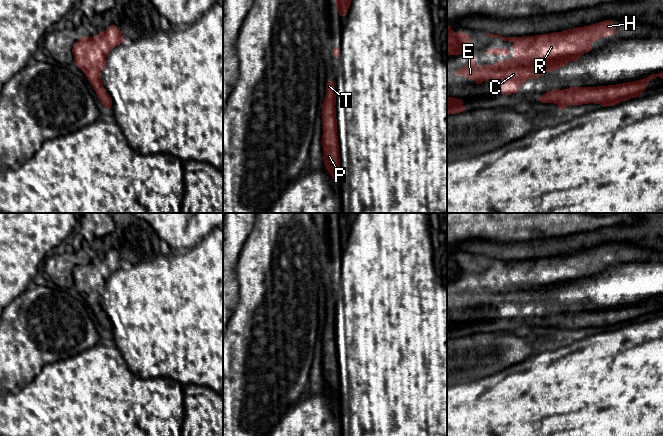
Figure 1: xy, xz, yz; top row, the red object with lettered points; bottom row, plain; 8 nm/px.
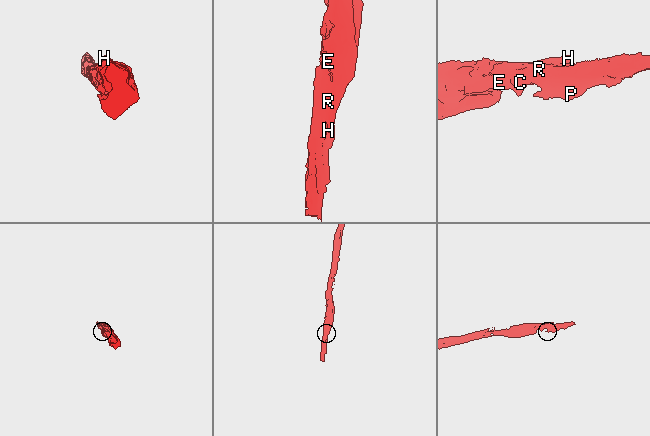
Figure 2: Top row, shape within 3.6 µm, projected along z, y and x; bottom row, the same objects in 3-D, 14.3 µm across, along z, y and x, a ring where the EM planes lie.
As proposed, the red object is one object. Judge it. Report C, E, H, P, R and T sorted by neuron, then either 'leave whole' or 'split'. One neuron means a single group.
C E H P R T | leave whole

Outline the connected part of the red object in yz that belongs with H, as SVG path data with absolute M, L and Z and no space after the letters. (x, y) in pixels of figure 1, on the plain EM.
M612 244L535 260L503 261L485 257L492 262L513 266L514 281L484 291L477 289L476 280L472 279L471 285L456 294L455 299L464 299L476 308L489 305L503 319L511 319L517 317L526 304L555 295L571 285L577 286L582 278L592 274L592 267L615 257Z

